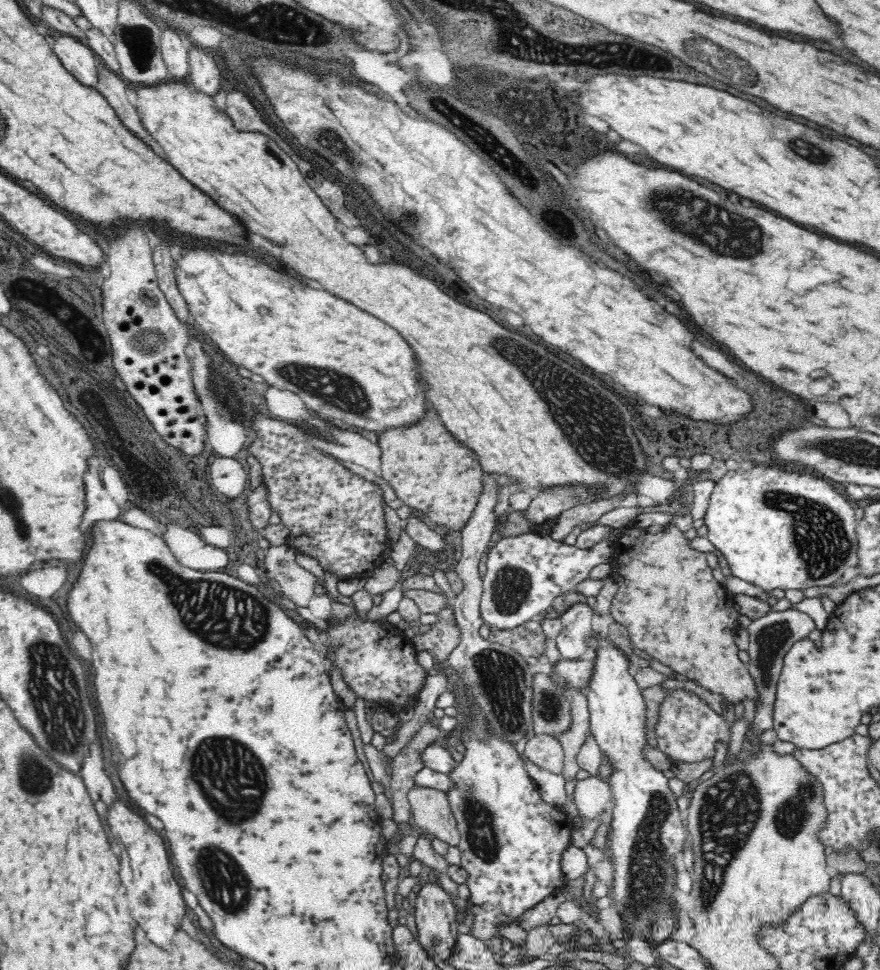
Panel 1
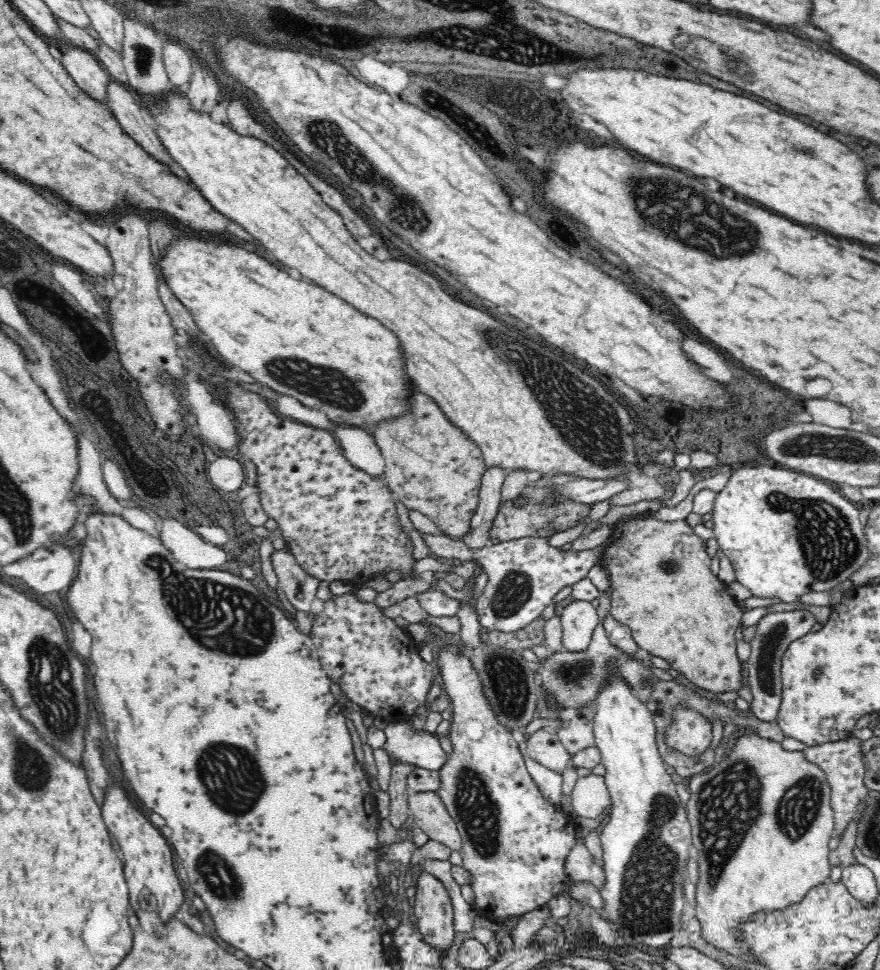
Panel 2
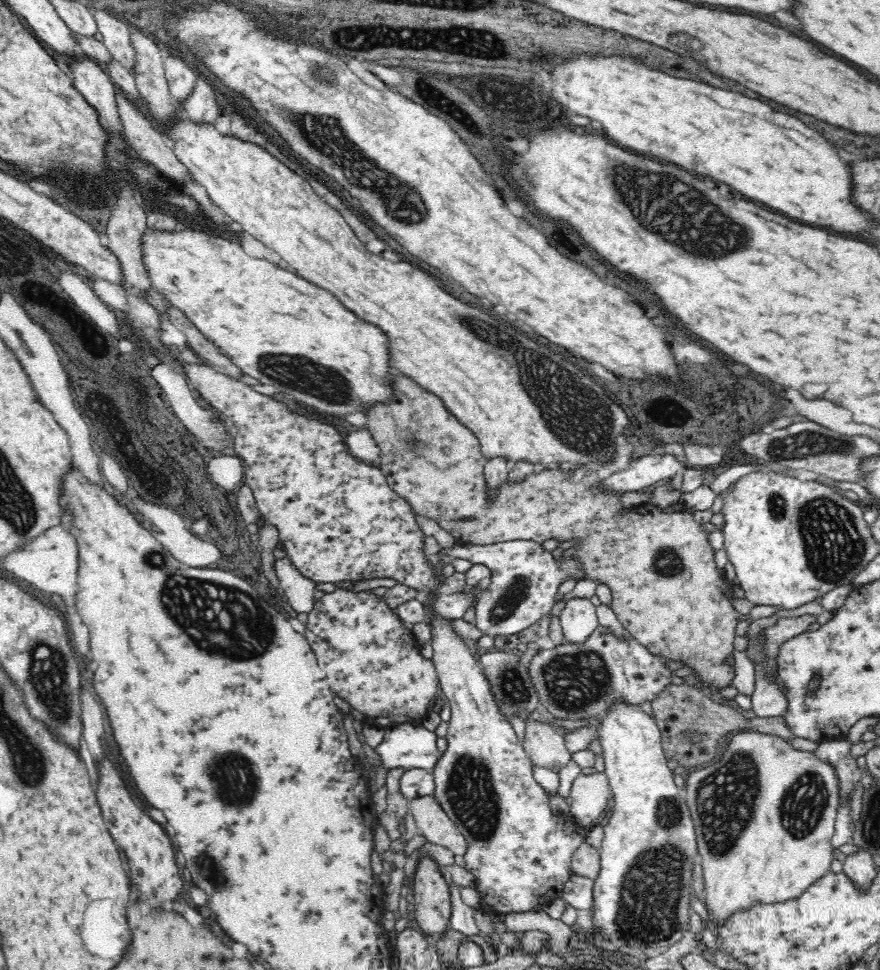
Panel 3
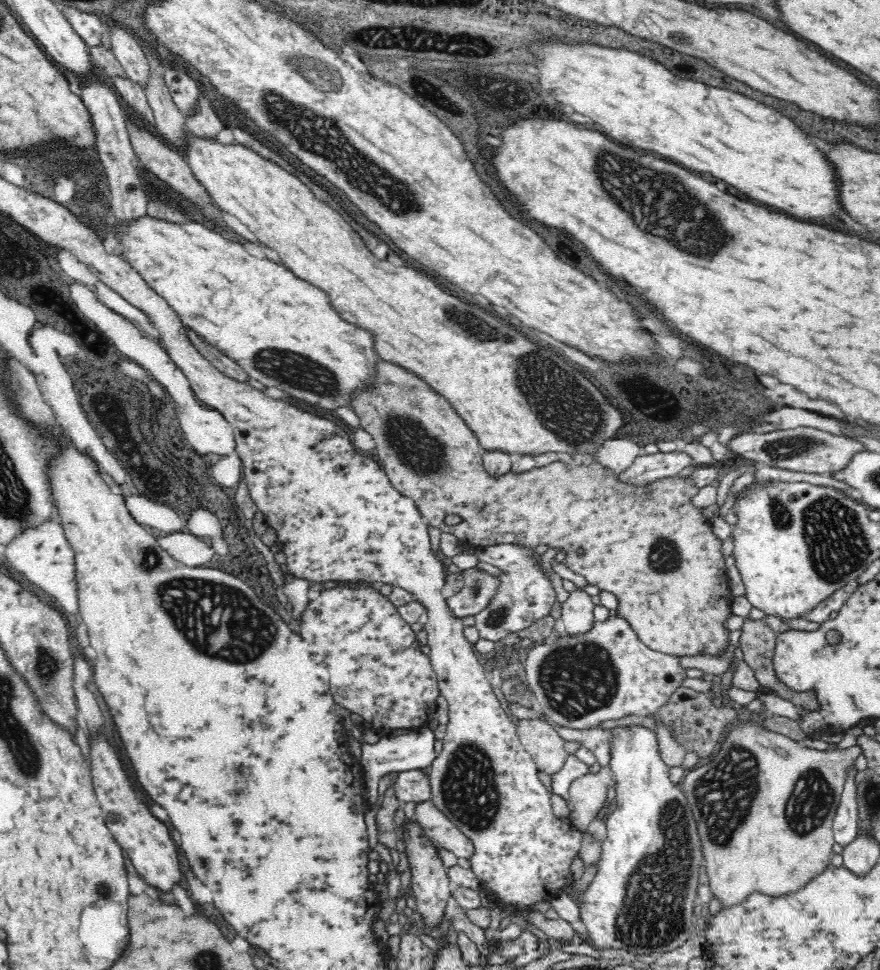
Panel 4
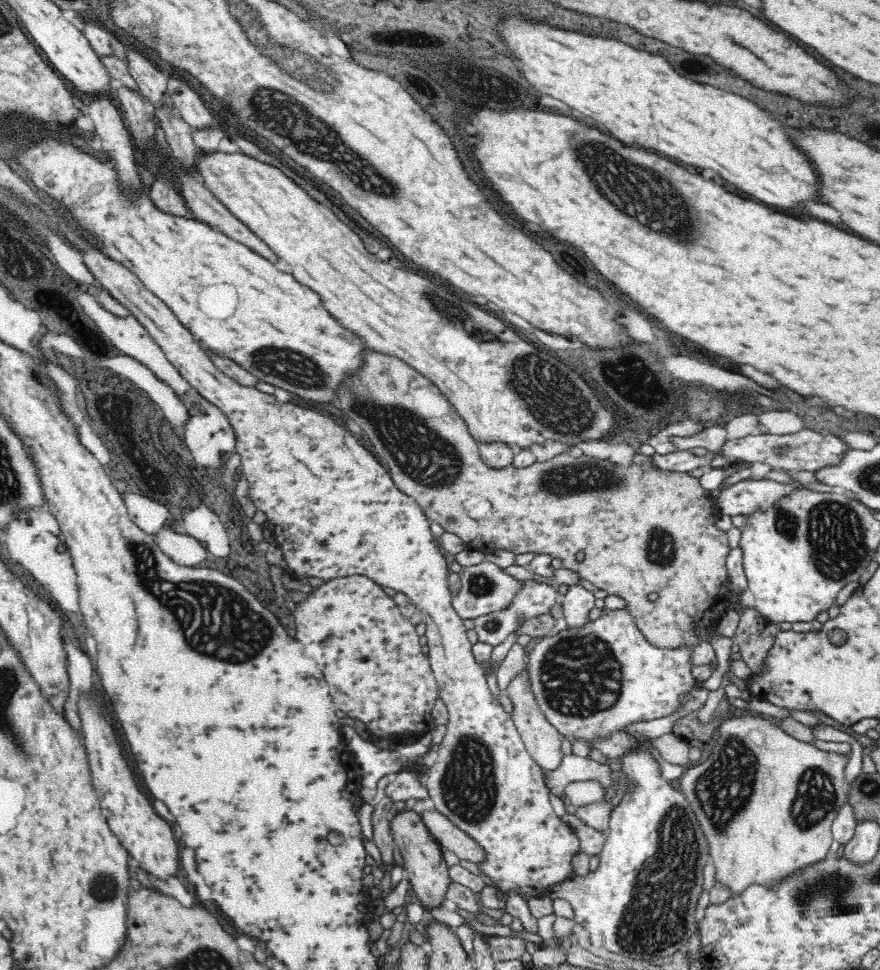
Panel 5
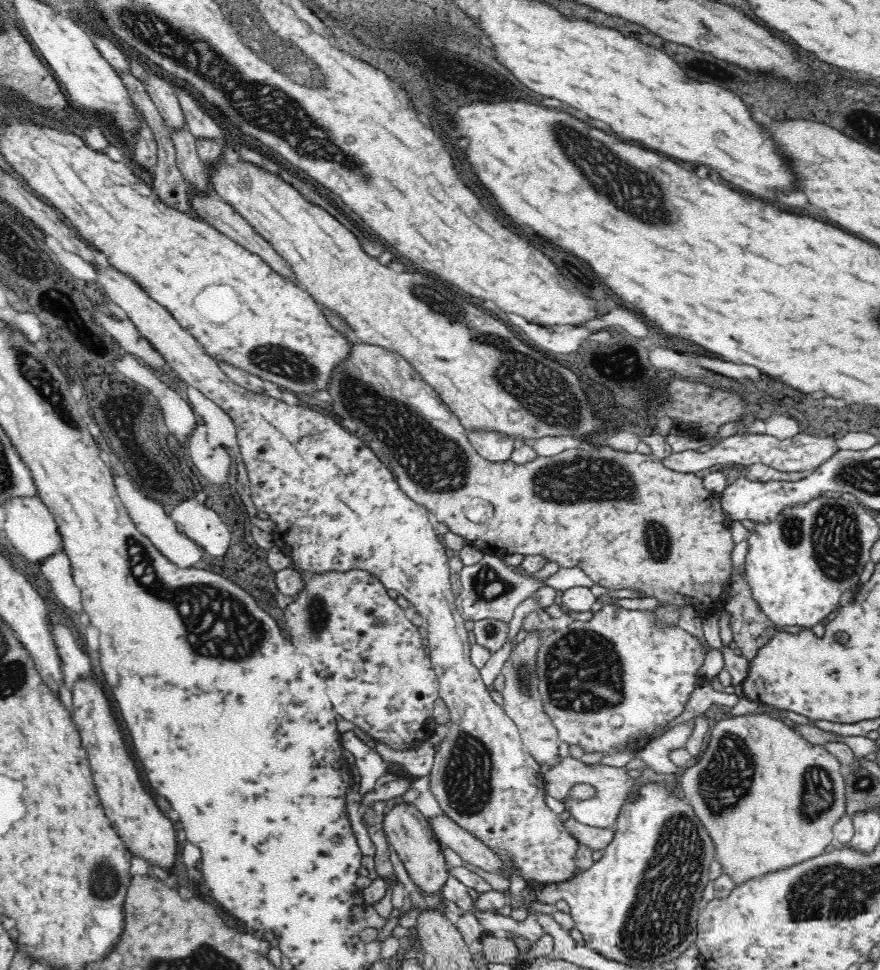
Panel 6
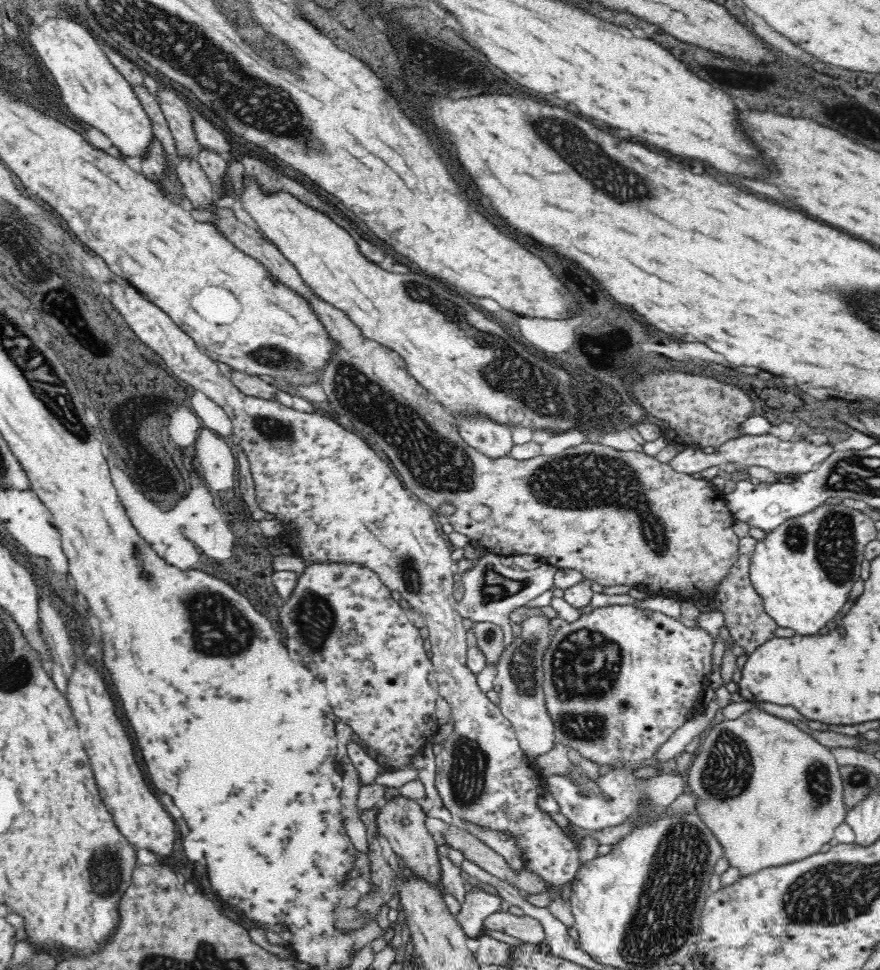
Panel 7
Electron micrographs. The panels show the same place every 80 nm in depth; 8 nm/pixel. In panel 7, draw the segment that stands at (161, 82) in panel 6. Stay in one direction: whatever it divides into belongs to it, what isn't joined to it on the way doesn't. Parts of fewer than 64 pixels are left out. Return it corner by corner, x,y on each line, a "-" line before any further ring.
160,85
158,103
168,121
173,139
175,140
175,153
177,157
186,160
199,160
203,146
199,144
194,133
194,121
190,106
180,99
174,91

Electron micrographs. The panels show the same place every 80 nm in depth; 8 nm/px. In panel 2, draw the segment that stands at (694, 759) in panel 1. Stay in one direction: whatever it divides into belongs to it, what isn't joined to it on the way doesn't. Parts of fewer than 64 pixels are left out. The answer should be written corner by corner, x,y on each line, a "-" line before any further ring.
678,710
676,722
668,728
668,743
688,754
702,752
712,740
712,724
708,724
697,712

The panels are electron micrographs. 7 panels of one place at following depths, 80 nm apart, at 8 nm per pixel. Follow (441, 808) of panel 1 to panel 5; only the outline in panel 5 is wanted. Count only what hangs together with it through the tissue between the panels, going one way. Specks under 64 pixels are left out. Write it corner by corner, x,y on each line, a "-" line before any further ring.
438,810
424,811
421,817
430,830
432,837
442,846
442,849
452,851
459,859
473,862
476,865
488,861
484,848
466,832
458,829

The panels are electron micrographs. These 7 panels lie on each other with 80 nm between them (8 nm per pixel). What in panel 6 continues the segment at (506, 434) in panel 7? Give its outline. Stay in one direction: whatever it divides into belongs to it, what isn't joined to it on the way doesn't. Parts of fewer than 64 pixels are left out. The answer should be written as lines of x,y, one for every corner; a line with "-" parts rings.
465,429
470,446
489,462
511,458
517,440
496,429

